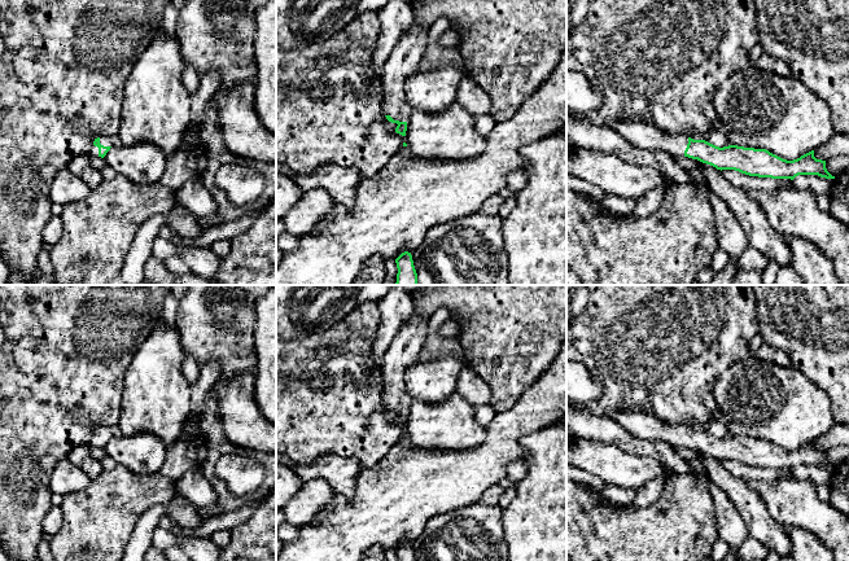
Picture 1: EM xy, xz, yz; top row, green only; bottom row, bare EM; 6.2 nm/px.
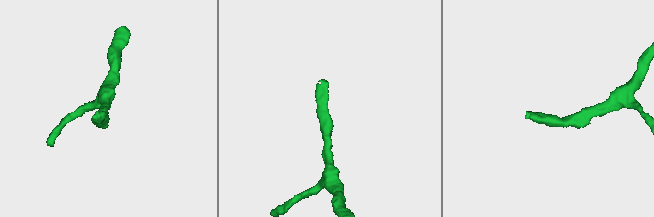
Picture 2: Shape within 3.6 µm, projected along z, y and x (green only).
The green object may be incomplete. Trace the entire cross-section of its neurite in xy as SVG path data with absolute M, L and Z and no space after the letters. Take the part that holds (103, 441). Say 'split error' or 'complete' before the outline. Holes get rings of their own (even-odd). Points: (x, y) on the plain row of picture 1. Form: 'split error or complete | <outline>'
split error | M100 426L95 429L93 435L89 441L91 447L101 447L104 448L111 437L119 434L117 426Z

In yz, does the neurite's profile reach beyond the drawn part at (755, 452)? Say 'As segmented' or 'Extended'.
Extended

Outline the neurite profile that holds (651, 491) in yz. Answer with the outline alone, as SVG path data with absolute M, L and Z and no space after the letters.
M658 477L643 485L636 490L635 500L627 508L639 509L653 504L661 496L666 481L666 477Z

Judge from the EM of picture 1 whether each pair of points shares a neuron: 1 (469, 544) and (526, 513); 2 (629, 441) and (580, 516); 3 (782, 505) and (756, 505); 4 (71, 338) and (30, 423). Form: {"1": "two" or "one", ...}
{"1": "two", "2": "two", "3": "two", "4": "one"}

